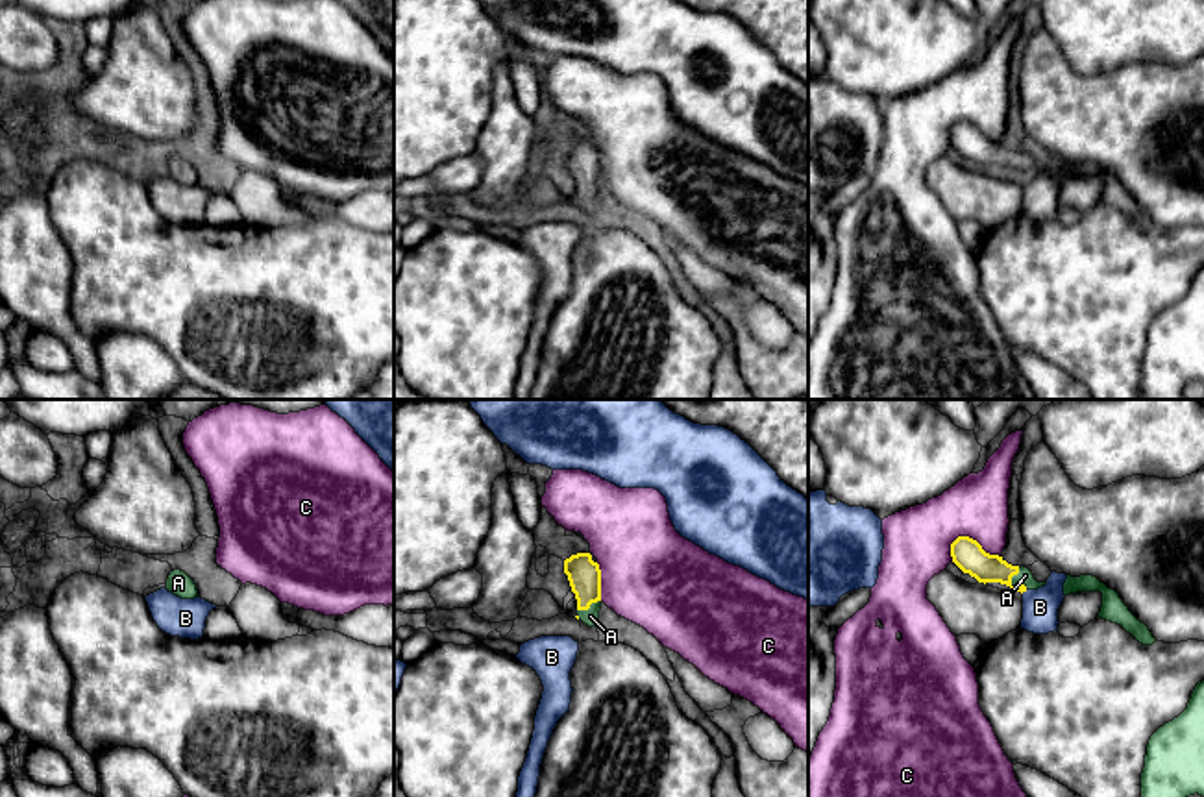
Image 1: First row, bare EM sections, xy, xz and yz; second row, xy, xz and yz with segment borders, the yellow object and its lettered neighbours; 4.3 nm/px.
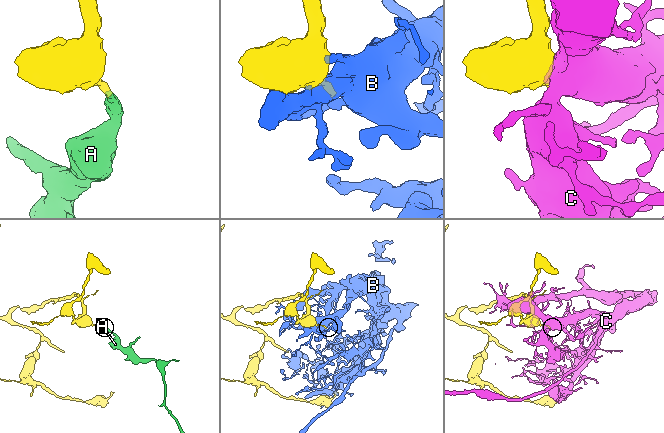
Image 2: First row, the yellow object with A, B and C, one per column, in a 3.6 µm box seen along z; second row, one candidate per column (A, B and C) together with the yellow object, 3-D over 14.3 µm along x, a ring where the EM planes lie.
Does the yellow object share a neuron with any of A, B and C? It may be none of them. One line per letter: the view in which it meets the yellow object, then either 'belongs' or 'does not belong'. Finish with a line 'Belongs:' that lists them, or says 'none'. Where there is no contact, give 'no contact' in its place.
A: yz | belongs
B: yz | does not belong
C: yz | does not belong
Belongs: A

